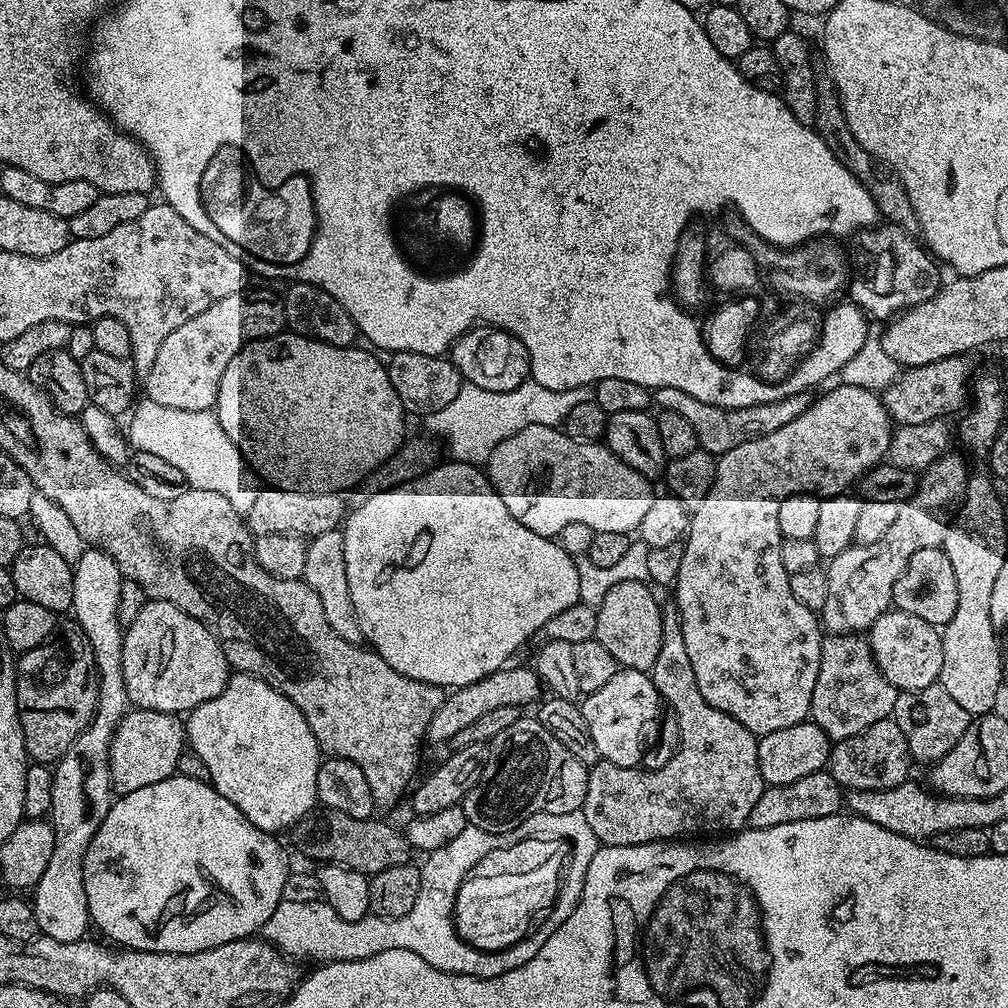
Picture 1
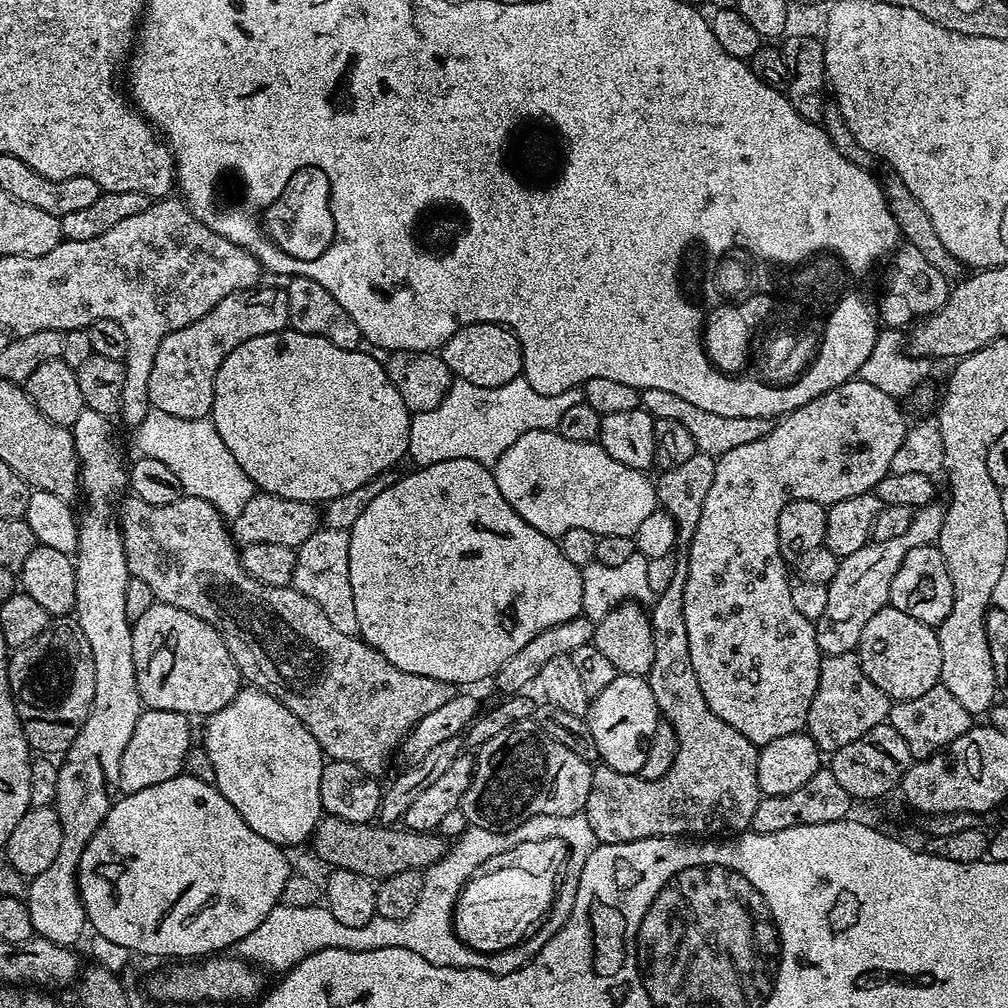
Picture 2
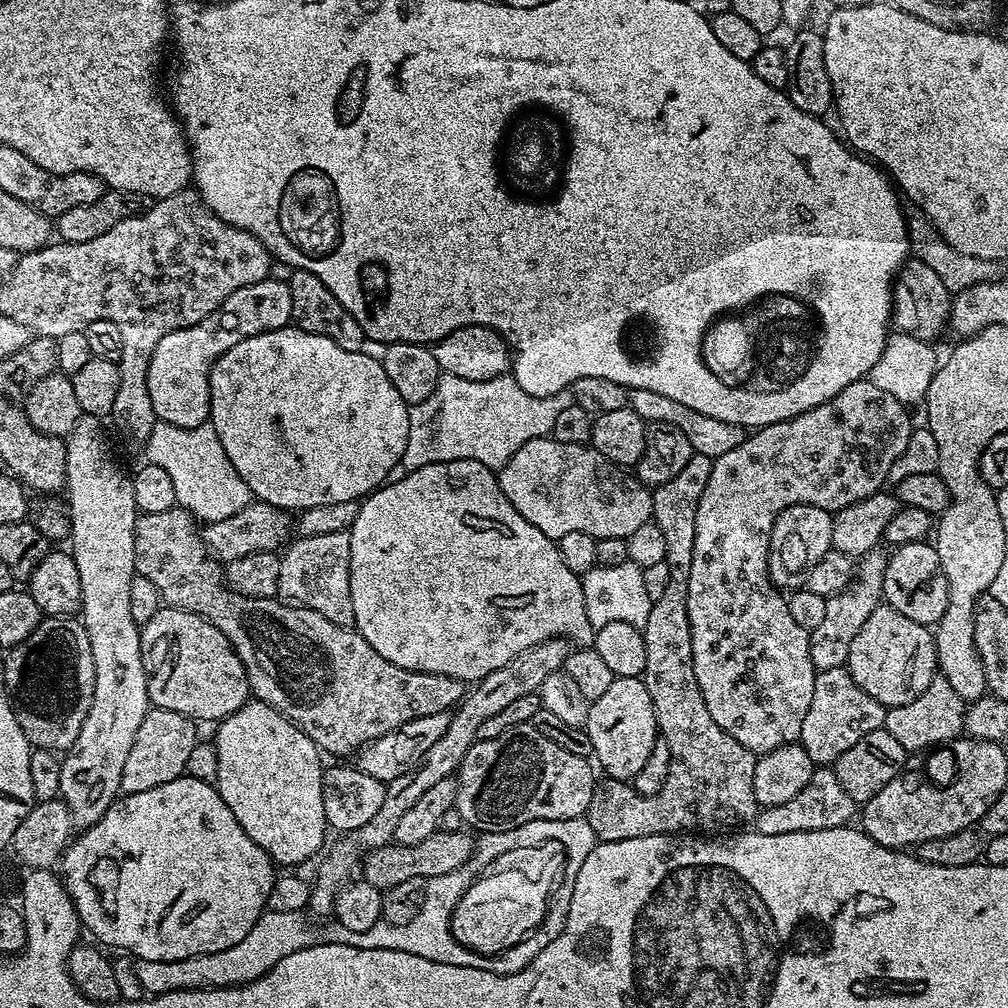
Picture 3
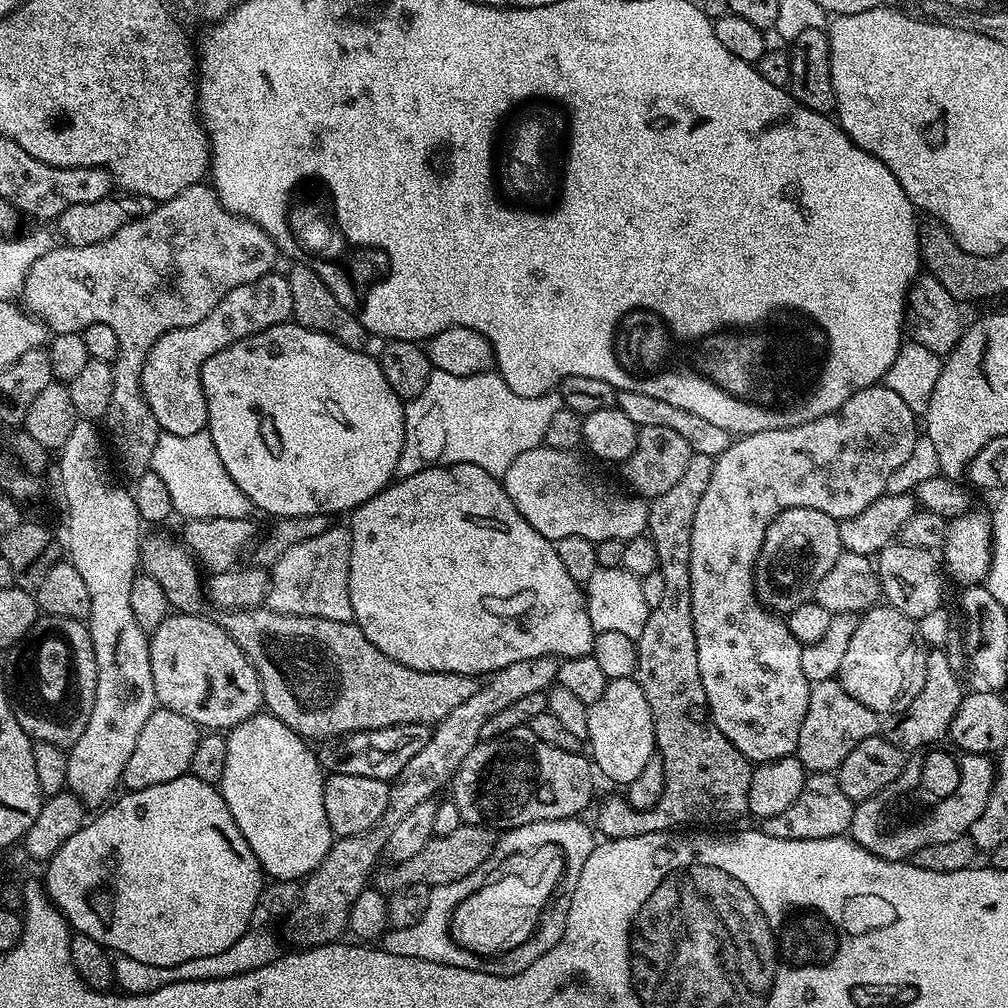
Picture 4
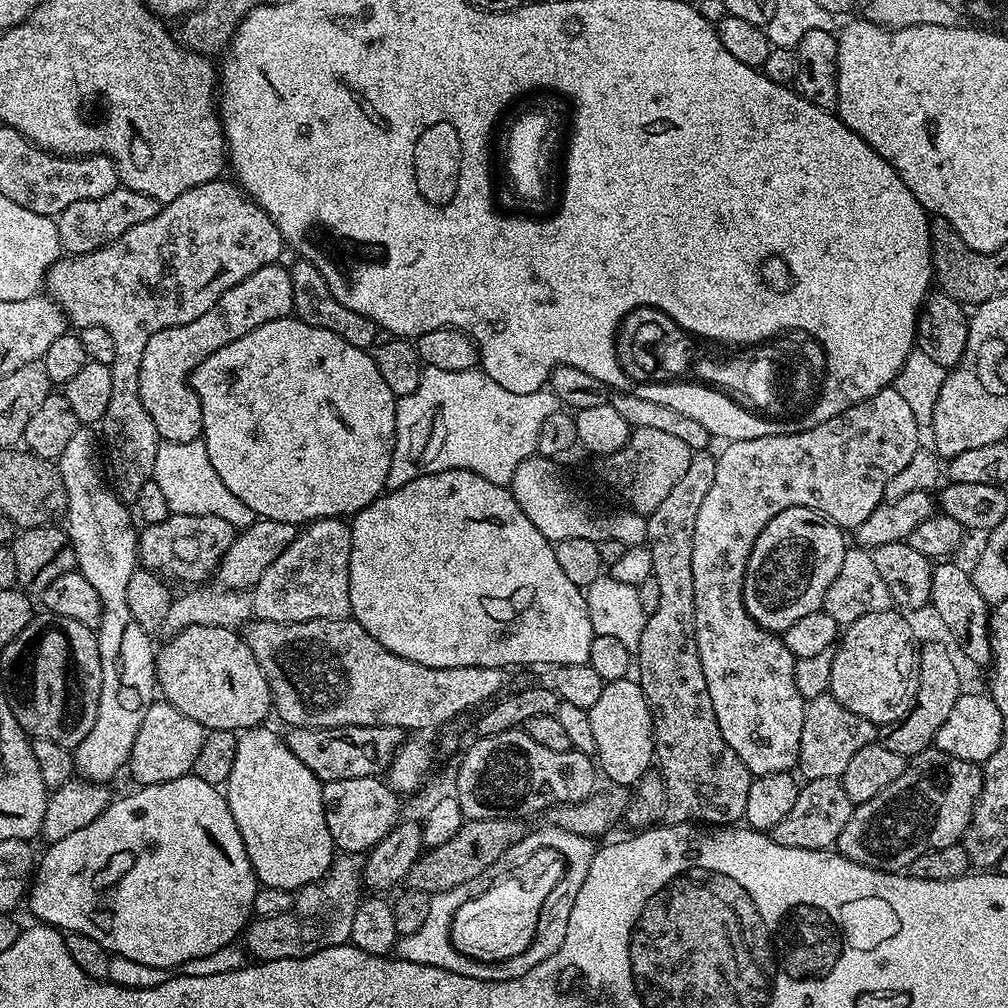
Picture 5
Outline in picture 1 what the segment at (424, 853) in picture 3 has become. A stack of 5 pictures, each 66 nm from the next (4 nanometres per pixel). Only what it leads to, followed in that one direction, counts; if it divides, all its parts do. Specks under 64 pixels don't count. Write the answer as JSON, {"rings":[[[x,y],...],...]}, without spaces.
{"rings":[[[317,807],[303,816],[290,829],[292,844],[304,856],[320,864],[337,864],[350,870],[358,870],[371,878],[390,866],[402,866],[409,863],[410,845],[405,833],[394,825],[377,818],[350,818],[333,808]]]}

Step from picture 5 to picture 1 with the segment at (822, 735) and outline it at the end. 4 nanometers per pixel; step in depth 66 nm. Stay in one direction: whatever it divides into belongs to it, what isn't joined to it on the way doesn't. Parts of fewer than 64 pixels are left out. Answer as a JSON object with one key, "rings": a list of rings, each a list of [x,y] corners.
{"rings":[[[860,634],[829,635],[824,640],[818,662],[818,682],[814,682],[811,723],[818,725],[835,742],[862,734],[874,722],[891,717],[898,693],[874,662],[872,645]]]}

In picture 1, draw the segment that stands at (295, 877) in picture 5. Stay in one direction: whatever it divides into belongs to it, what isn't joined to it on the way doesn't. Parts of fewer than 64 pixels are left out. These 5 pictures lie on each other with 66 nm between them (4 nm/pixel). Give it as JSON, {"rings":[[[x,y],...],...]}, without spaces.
{"rings":[[[229,675],[228,685],[222,690],[222,694],[218,694],[218,698],[212,698],[210,702],[202,702],[202,706],[193,708],[191,712],[187,713],[186,744],[190,751],[202,758],[203,763],[207,765],[207,769],[210,770],[210,783],[213,788],[218,790],[218,794],[222,794],[222,798],[234,802],[234,806],[238,806],[238,810],[242,810],[242,814],[246,814],[246,818],[250,822],[254,822],[254,826],[258,826],[263,832],[280,834],[283,828],[284,831],[290,830],[303,816],[308,815],[317,807],[316,787],[318,786],[318,770],[322,763],[322,753],[318,742],[314,738],[306,718],[302,718],[302,710],[298,710],[298,706],[294,706],[294,702],[290,702],[290,698],[278,694],[278,690],[274,690],[274,686],[262,682],[257,676]]]}

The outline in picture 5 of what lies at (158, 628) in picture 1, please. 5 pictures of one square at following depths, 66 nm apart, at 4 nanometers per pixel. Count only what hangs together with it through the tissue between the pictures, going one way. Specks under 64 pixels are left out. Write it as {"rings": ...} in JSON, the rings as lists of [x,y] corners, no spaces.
{"rings":[[[190,626],[175,633],[156,653],[156,682],[158,692],[167,703],[173,704],[186,718],[194,718],[206,730],[247,730],[259,728],[273,711],[272,691],[258,658],[250,654],[250,646],[239,631],[218,626]]]}

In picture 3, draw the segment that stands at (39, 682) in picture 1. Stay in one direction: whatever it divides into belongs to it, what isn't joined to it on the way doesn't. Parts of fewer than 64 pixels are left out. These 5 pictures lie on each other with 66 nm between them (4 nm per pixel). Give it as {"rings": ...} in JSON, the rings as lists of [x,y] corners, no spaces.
{"rings":[[[49,616],[41,619],[34,634],[30,634],[26,642],[7,649],[5,656],[8,657],[4,660],[2,679],[8,687],[8,696],[12,699],[18,726],[22,726],[29,744],[33,748],[45,748],[47,752],[67,752],[74,738],[78,738],[78,730],[82,730],[86,714],[90,714],[90,702],[94,702],[94,650],[90,650],[90,638],[83,623],[71,616]]]}

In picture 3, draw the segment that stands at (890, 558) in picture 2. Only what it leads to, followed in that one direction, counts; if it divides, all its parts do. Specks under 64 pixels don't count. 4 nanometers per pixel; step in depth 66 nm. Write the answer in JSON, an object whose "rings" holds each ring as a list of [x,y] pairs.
{"rings":[[[877,550],[859,557],[854,568],[852,583],[841,592],[827,597],[826,618],[822,618],[822,623],[808,633],[810,658],[817,672],[843,668],[847,665],[850,646],[854,643],[854,634],[862,630],[862,625],[866,622],[866,618],[870,618],[872,611],[880,607],[884,591],[884,575],[888,565],[888,556],[882,553],[883,551]]]}

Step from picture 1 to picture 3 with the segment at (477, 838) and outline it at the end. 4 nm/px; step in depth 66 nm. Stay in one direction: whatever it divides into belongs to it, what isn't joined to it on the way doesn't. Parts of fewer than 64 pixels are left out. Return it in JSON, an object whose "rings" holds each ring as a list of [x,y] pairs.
{"rings":[[[587,819],[578,820],[539,820],[526,822],[526,826],[518,826],[514,830],[505,832],[486,832],[475,841],[472,856],[450,874],[442,874],[428,881],[426,898],[422,902],[422,910],[414,914],[411,922],[406,926],[378,923],[370,926],[370,930],[351,932],[346,926],[335,922],[324,922],[319,928],[304,912],[270,912],[264,911],[254,922],[254,927],[242,942],[230,946],[230,950],[211,952],[201,956],[191,956],[170,962],[150,962],[136,960],[136,980],[145,988],[145,993],[161,996],[167,992],[177,992],[183,988],[230,988],[233,984],[249,984],[257,980],[262,974],[271,970],[279,960],[286,958],[286,954],[294,954],[303,948],[315,944],[349,944],[366,950],[402,950],[406,954],[418,954],[418,958],[426,958],[430,962],[442,962],[450,966],[474,966],[474,970],[490,970],[494,974],[514,974],[522,970],[534,958],[538,958],[541,950],[546,950],[554,938],[563,930],[568,920],[567,907],[549,906],[544,912],[542,922],[533,930],[532,935],[510,946],[504,952],[494,956],[486,956],[482,952],[475,952],[462,946],[452,933],[452,912],[456,903],[462,898],[466,890],[470,890],[473,880],[477,879],[485,870],[491,869],[496,863],[496,857],[501,852],[509,852],[512,848],[519,848],[525,842],[540,842],[556,840],[564,847],[564,866],[562,869],[562,884],[564,880],[565,897],[574,894],[574,878],[578,878],[578,870],[582,870],[582,862],[586,862],[586,854],[594,850],[598,843],[594,830],[590,830]]]}

